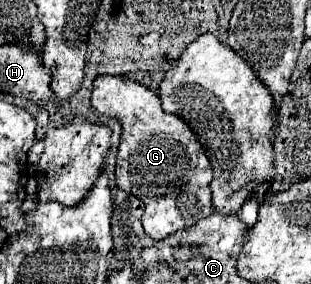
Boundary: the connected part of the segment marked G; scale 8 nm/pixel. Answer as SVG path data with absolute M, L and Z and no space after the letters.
M98 75L94 81L94 91L92 91L92 107L100 115L112 115L122 123L122 139L120 139L120 149L118 149L118 159L116 159L116 187L144 201L146 211L142 215L142 225L144 229L148 229L148 233L152 233L152 237L160 239L162 231L166 231L168 235L168 233L174 233L176 229L188 229L196 221L212 215L210 161L202 145L196 141L194 133L190 131L190 127L180 117L166 113L162 109L160 99L148 87L122 79L122 77Z

